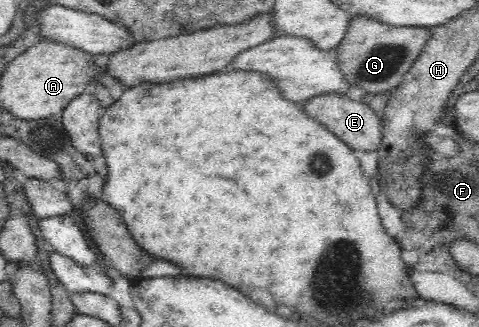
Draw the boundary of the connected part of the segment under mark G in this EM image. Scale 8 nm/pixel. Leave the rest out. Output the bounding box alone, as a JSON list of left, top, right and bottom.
[334,17,430,98]

